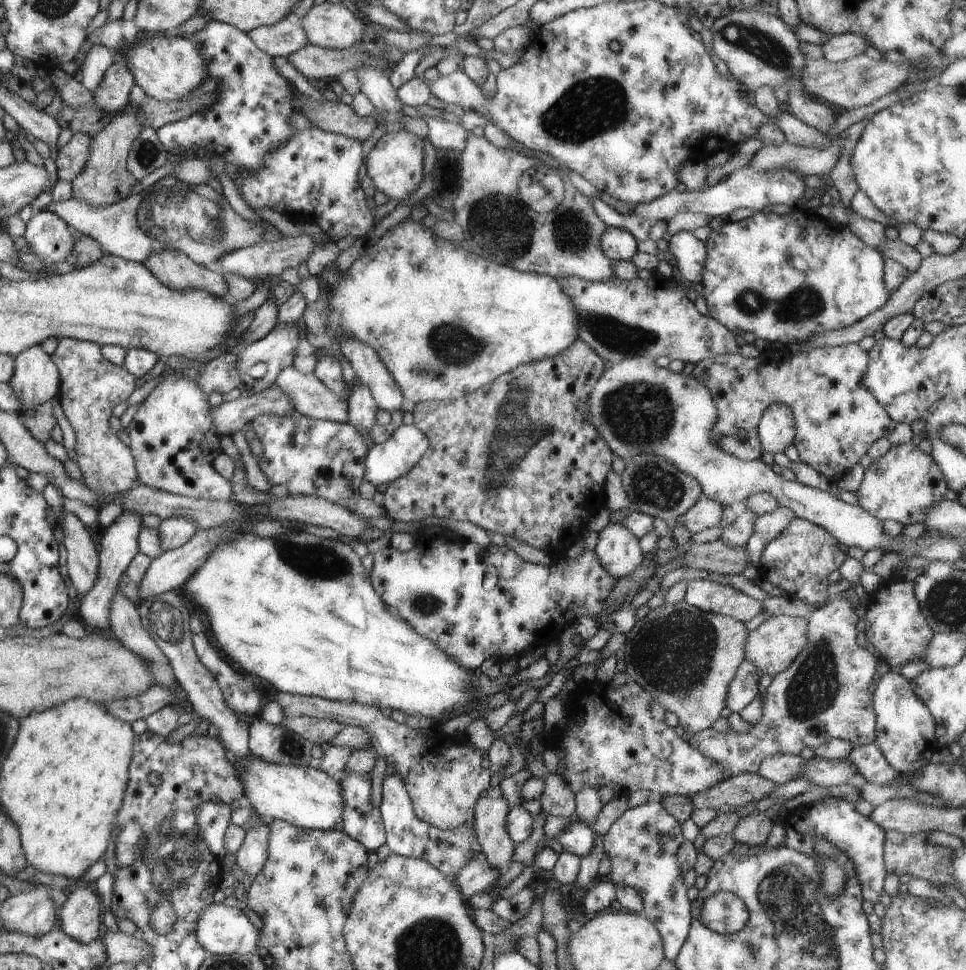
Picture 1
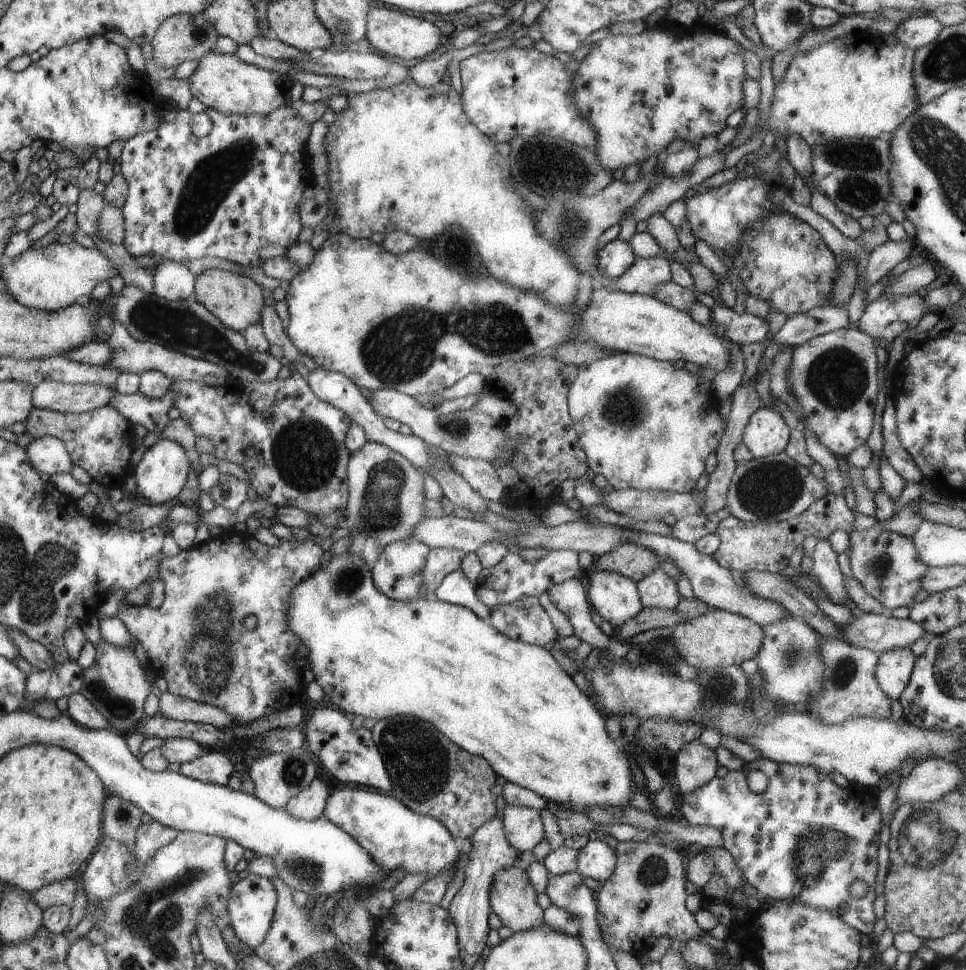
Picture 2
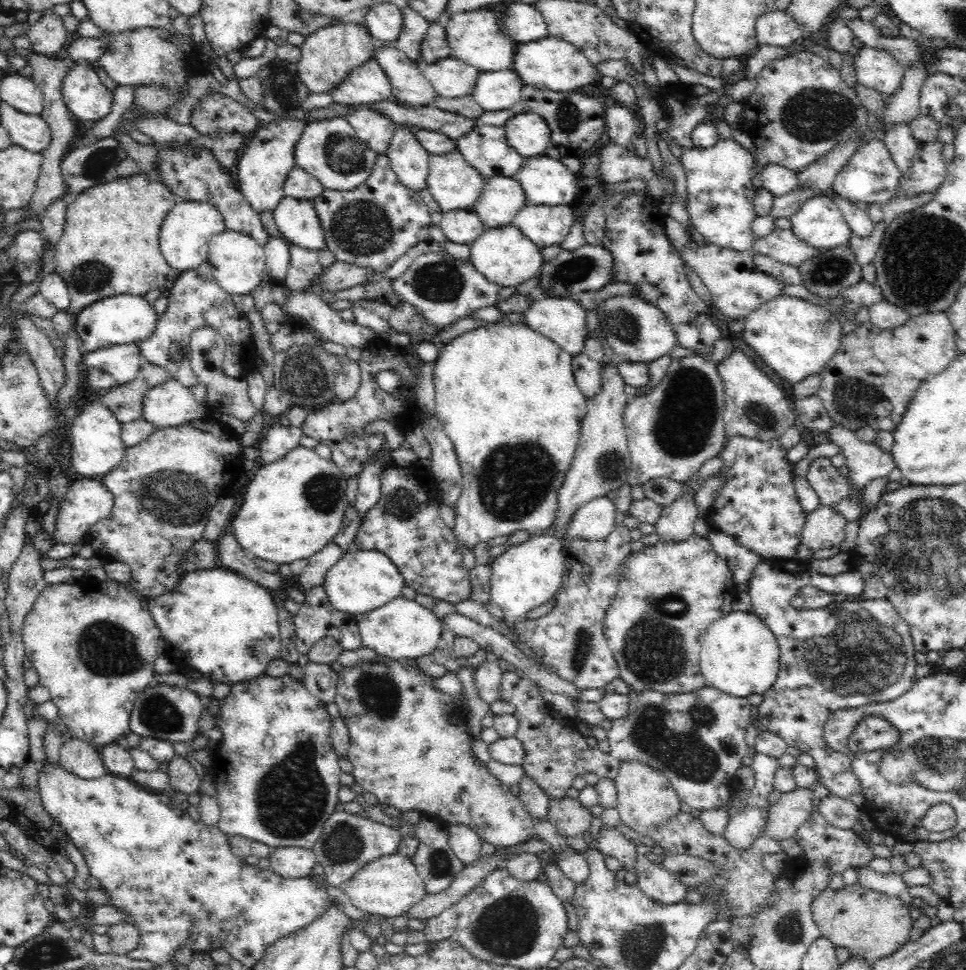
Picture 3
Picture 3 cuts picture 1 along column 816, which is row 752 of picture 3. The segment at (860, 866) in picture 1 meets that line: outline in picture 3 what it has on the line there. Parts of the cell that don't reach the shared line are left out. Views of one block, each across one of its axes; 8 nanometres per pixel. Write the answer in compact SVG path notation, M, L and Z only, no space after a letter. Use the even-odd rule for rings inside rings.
M764 560L756 566L754 576L750 580L748 594L752 596L752 612L766 622L766 626L774 632L778 646L780 646L780 676L766 694L762 694L762 704L758 706L758 722L764 730L780 736L788 746L794 746L802 750L802 754L810 754L816 762L818 780L828 788L830 796L860 800L862 798L862 786L852 770L852 760L848 754L836 752L828 746L824 738L824 726L828 718L838 710L852 710L866 704L882 704L892 702L894 698L906 694L916 678L916 648L912 640L912 632L906 620L900 618L894 604L886 600L864 600L864 602L830 602L828 606L820 610L796 610L790 600L798 594L800 588L814 586L828 594L848 594L856 596L864 592L864 578L860 572L850 570L838 576L826 576L808 566L808 562L802 560Z

